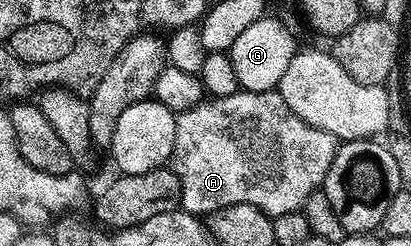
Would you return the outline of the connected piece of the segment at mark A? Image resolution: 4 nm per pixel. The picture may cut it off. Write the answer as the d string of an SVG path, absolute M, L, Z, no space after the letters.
M217 101L217 107L204 107L202 102L198 103L190 111L185 111L177 115L175 121L175 145L179 149L179 159L181 155L181 167L176 168L177 175L181 179L181 197L179 200L180 206L186 211L194 213L202 213L201 211L212 212L219 207L227 205L239 205L237 199L245 199L245 155L241 155L241 147L233 147L233 139L229 139L229 135L225 135L225 123L229 123L229 119L225 119L225 111L221 111L221 103Z

